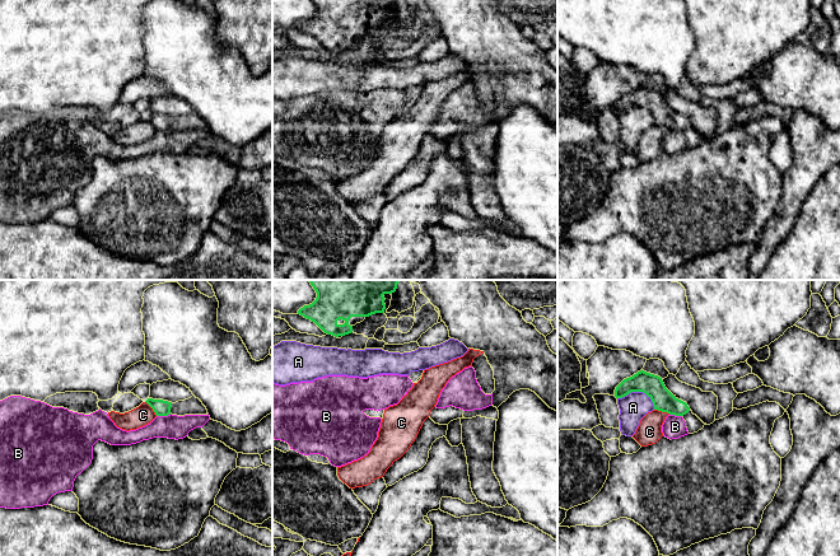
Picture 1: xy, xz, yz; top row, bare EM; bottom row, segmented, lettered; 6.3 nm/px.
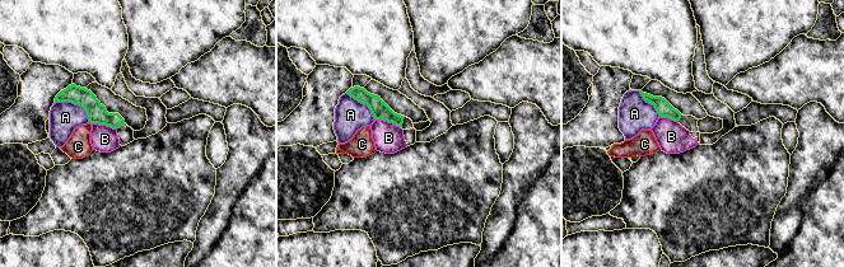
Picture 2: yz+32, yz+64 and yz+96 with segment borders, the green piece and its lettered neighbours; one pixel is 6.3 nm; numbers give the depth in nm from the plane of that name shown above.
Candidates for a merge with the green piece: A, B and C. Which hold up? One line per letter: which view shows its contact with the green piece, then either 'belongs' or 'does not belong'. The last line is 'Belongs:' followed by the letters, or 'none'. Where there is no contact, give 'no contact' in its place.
A: contact in yz; does not belong
B: contact in xy; does not belong
C: contact in yz; does not belong
Belongs: none

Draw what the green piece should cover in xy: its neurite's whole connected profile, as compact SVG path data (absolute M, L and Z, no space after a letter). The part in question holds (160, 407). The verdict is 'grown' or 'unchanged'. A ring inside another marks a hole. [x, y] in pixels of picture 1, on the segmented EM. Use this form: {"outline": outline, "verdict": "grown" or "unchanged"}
{"outline": "M195 396L176 403L153 398L148 398L145 402L153 408L157 416L168 416L171 414L177 416L207 415L206 407Z", "verdict": "grown"}

